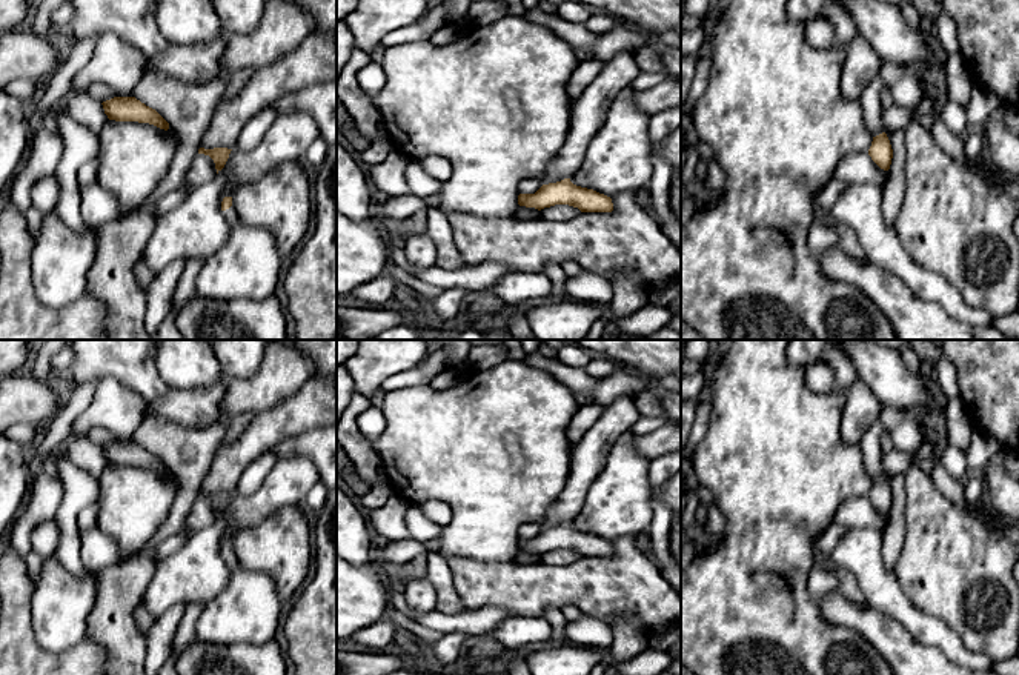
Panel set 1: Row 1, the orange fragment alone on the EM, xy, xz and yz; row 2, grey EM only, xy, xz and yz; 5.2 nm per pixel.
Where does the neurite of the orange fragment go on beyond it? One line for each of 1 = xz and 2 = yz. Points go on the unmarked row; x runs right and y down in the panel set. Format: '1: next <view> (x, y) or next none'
1: next none
2: next none

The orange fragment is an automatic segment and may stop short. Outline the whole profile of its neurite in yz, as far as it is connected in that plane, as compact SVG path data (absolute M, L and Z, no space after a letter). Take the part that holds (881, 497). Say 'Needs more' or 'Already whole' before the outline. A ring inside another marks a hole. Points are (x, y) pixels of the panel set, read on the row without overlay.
Already whole. M885 477L873 481L871 490L868 494L871 504L884 515L890 514L893 494Z

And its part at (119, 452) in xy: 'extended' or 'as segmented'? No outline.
as segmented

